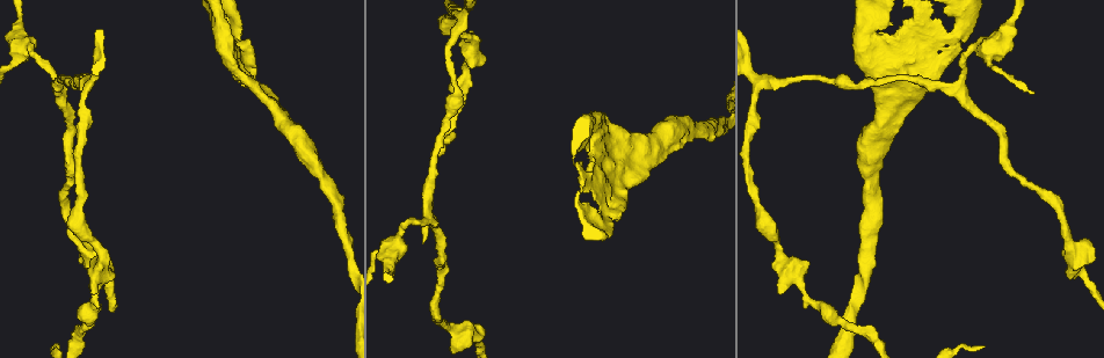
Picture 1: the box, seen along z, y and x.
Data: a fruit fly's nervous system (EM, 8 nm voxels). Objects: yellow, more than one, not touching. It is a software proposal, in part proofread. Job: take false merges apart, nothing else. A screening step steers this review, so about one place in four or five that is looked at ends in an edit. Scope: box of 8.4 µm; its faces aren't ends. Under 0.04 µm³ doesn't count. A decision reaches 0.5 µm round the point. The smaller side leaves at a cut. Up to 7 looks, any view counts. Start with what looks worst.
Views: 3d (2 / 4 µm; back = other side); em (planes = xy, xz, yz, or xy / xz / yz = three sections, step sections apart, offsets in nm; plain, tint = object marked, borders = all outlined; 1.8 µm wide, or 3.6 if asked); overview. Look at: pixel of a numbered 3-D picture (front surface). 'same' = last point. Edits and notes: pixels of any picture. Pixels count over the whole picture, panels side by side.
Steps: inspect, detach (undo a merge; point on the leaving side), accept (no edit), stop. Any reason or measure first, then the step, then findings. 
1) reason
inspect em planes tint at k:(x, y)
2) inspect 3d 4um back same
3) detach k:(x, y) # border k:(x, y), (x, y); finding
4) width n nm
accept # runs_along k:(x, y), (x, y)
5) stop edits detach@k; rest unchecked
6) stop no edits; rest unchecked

arms run side by side
inspect 3d 2um at 1:(609, 224)

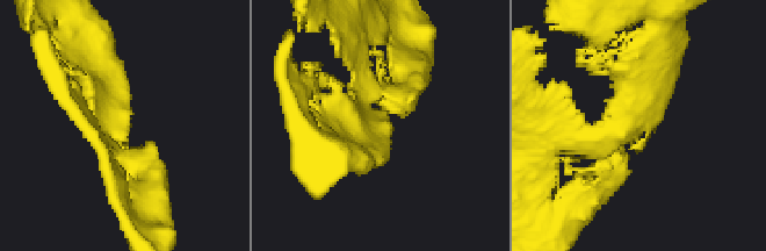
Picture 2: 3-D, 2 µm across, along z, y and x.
inspect em xz step 8 tint at 2:(375, 131)

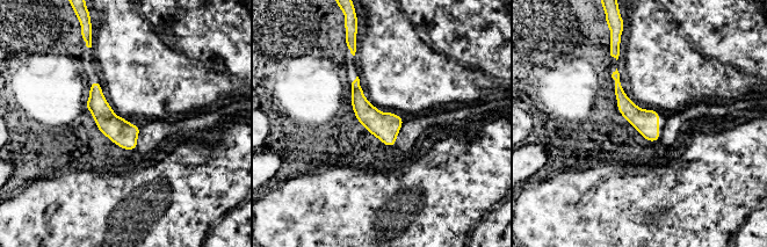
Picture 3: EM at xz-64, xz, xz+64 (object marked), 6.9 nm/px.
cut it another way
inspect em yz step 4 tint same

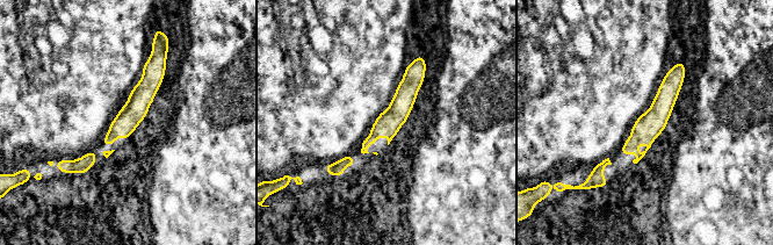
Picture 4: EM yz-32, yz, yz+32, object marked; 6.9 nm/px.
accept # runs_along 4:(680, 65), (657, 117), (626, 152); all the same neuron

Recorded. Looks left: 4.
looks like a crossing
inspect 3d 2um at 1:(277, 113)

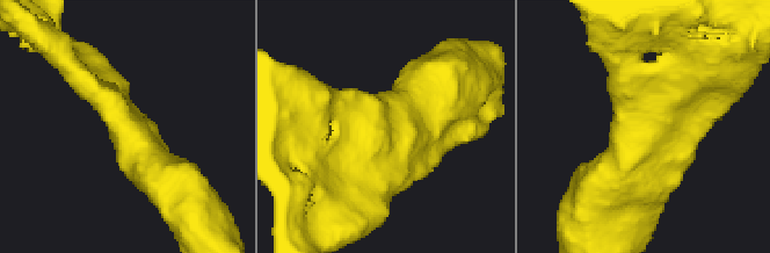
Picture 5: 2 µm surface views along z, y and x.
arms 4
inspect em planes borders at 5:(648, 126)

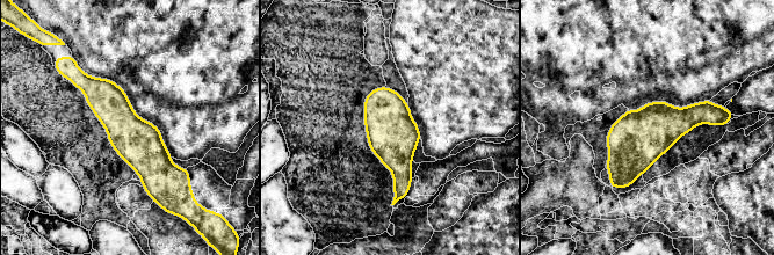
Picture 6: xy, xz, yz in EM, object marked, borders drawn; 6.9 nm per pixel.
accept # one neuron here

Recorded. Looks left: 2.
stop no edits; rest unchecked

